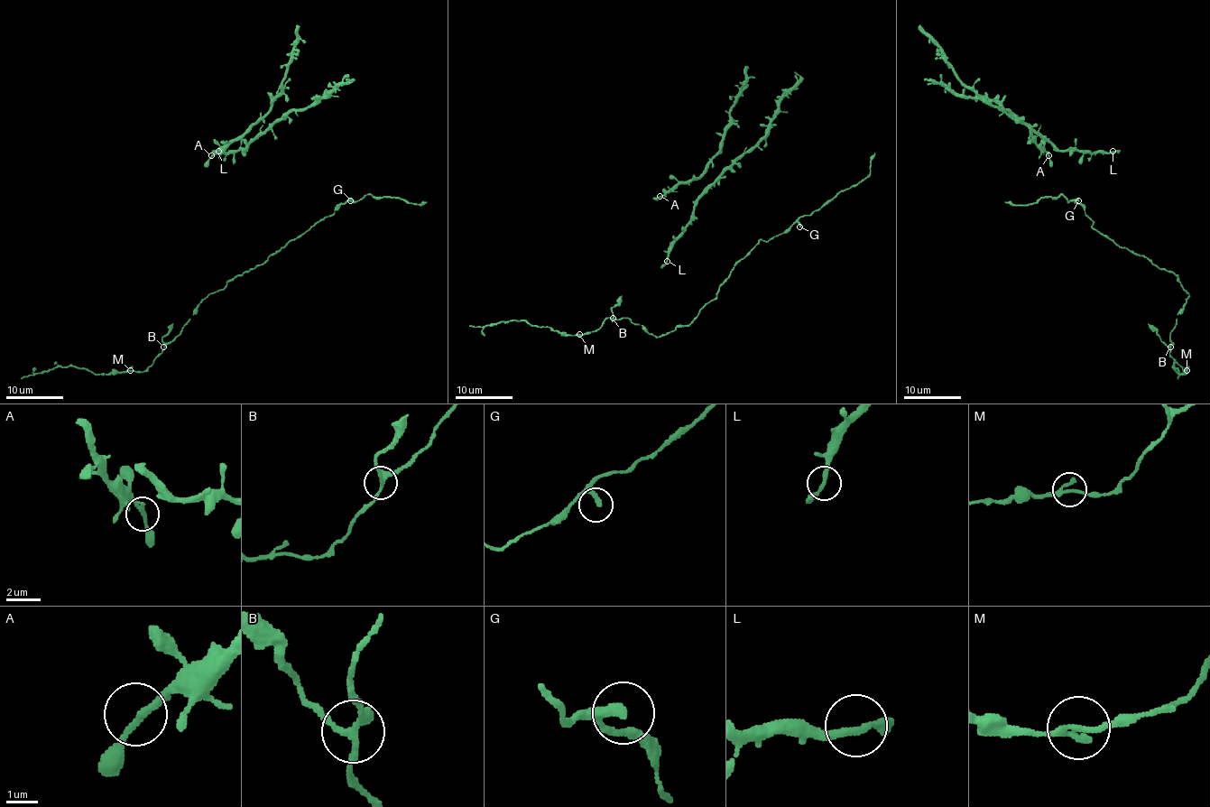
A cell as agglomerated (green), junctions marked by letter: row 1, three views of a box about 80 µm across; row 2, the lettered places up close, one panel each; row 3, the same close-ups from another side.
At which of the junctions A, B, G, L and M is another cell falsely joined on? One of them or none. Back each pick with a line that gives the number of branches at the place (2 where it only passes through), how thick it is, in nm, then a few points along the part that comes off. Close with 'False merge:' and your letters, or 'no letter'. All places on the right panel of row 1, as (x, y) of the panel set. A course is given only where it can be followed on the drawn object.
B: branches 3; calibre 240 nm; course (1170, 347), (1148, 324)
False merge: B

